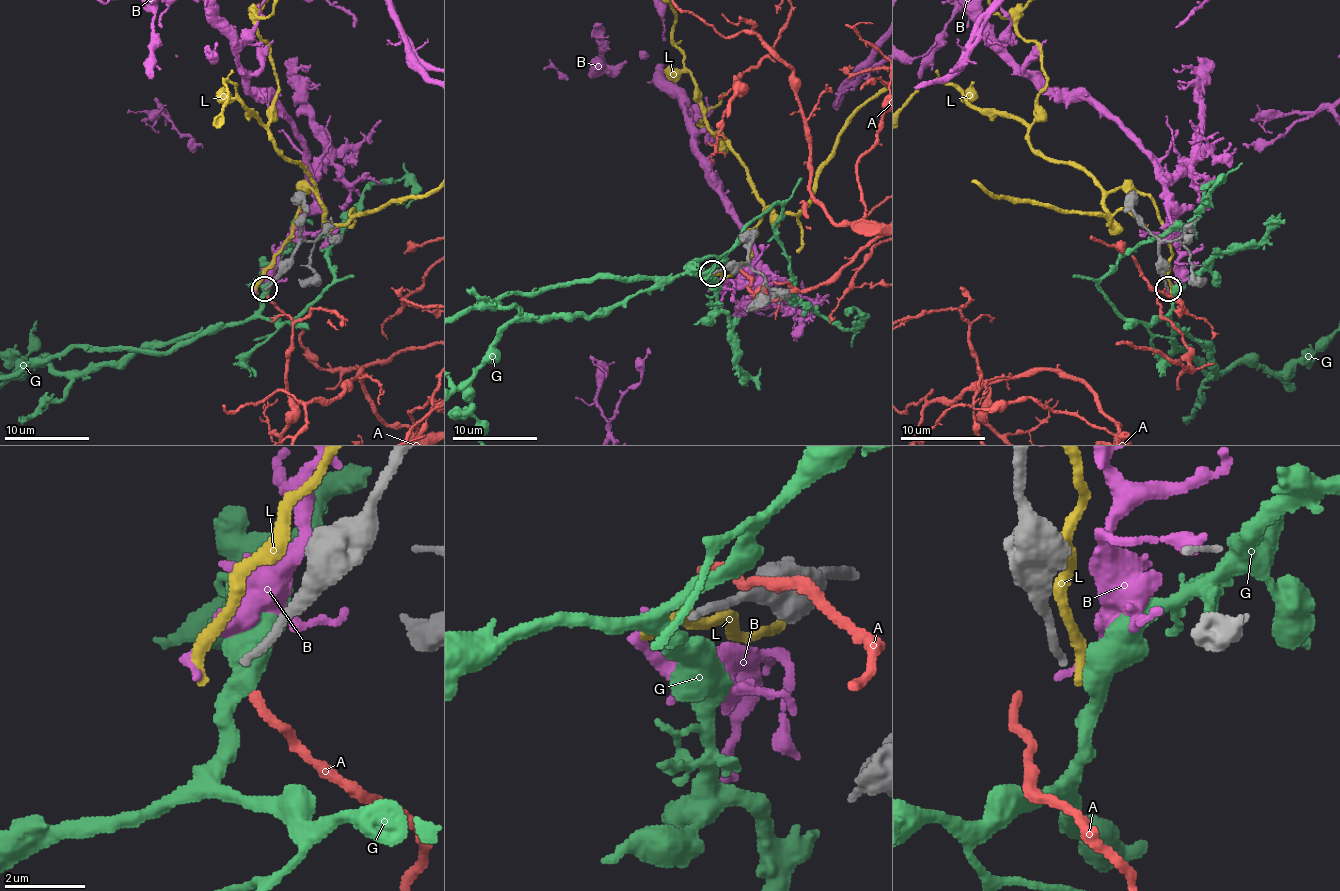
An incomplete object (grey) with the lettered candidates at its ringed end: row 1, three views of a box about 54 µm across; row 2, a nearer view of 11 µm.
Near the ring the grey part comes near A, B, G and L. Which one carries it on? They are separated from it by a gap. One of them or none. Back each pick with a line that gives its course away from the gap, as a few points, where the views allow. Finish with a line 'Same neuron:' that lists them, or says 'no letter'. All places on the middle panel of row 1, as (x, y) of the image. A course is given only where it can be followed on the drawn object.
Same neuron: no letter

